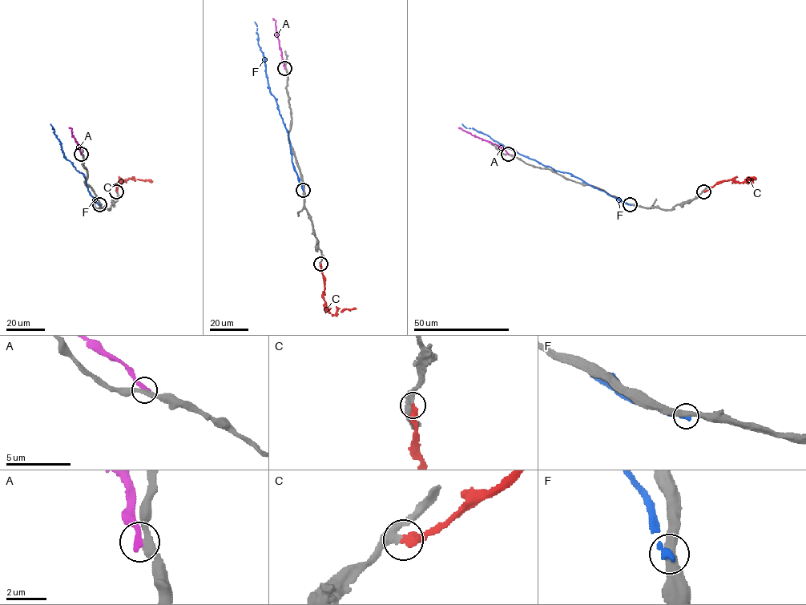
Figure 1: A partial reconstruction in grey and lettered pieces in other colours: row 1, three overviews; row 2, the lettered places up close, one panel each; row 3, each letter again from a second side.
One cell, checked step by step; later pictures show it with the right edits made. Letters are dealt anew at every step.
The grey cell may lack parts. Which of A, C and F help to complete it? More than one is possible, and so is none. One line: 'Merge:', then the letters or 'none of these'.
Merge: C

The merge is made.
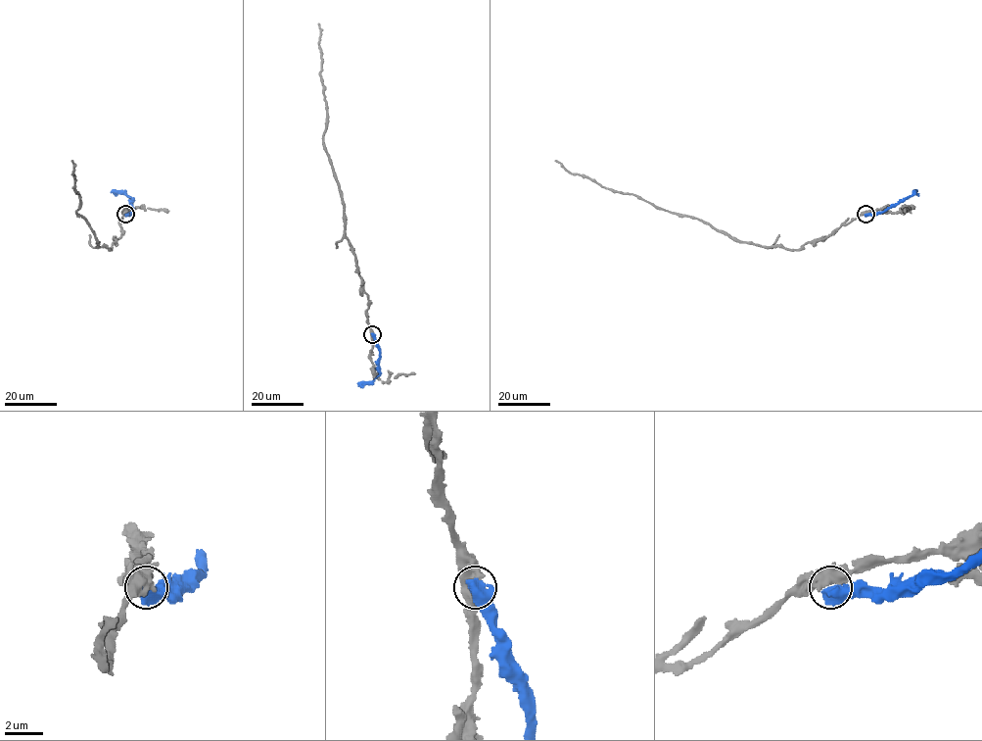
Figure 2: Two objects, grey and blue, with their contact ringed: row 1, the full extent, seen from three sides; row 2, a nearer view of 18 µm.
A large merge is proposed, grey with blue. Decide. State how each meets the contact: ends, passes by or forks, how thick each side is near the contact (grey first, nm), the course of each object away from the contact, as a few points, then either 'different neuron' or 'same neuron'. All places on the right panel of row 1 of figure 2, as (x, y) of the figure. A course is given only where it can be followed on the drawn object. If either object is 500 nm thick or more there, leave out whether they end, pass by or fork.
500/850 nm | grey via (865, 213), (797, 250), (761, 246), (612, 191), (555, 160) | blue via (865, 214), (884, 211), (912, 192), (918, 195) | different neuron

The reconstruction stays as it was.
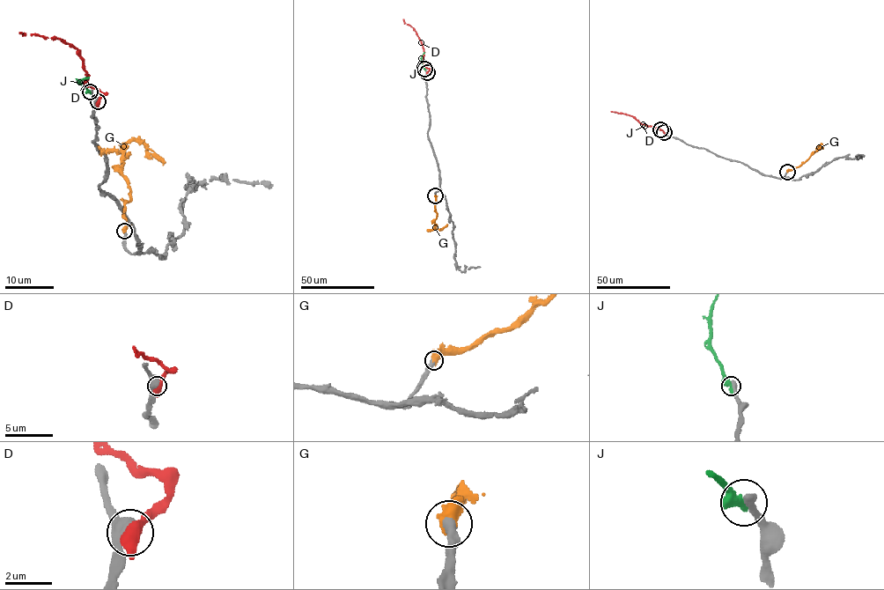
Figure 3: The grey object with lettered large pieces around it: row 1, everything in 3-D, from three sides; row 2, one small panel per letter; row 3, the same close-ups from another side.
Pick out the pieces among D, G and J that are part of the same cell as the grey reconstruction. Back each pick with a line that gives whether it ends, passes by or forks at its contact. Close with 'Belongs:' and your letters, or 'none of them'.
G: it ends there
Belongs: G

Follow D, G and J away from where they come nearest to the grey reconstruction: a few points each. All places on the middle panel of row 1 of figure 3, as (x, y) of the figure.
D: (427, 72), (429, 70), (423, 62), (421, 41), (415, 30), (403, 18)
G: (435, 195), (435, 227), (442, 229), (446, 224)
J: (424, 69), (422, 62), (424, 52)

